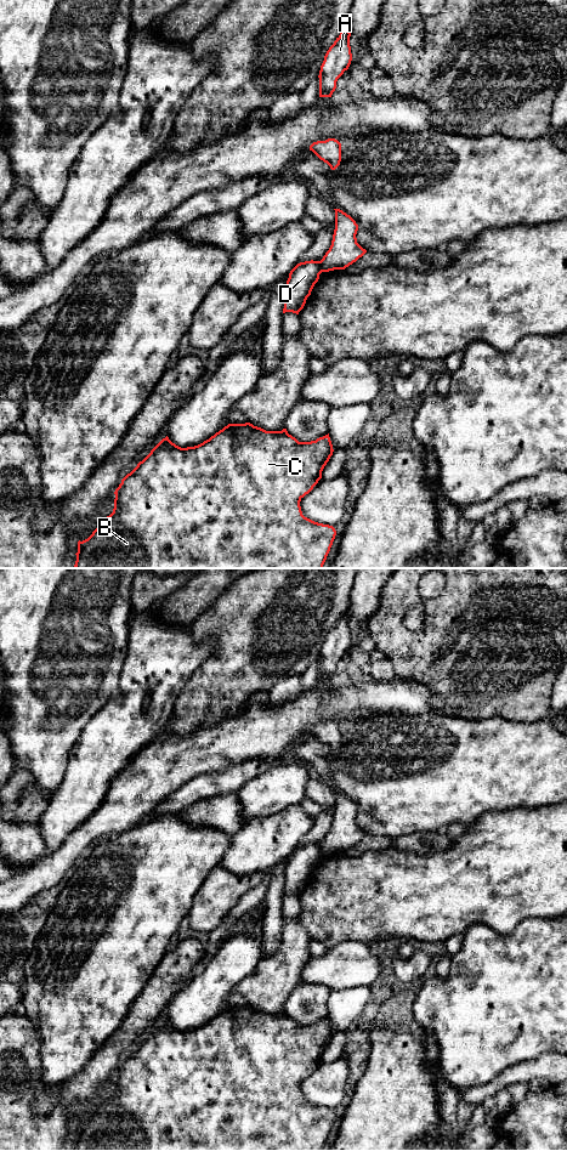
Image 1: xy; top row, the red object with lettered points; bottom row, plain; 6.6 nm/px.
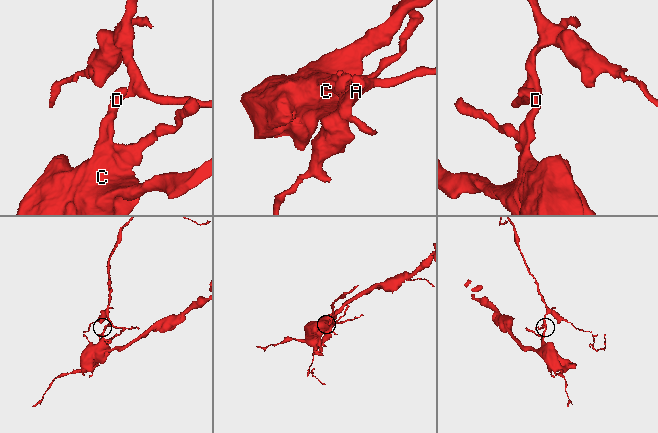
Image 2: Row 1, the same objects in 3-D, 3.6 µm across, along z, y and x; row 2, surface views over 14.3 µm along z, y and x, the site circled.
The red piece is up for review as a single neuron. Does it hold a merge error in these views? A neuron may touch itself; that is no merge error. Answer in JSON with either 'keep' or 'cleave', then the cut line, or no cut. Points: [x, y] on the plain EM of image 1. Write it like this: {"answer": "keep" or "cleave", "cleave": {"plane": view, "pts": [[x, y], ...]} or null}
{"answer": "cleave", "cleave": {"plane": "xy", "pts": [[318, 844], [322, 854]]}}

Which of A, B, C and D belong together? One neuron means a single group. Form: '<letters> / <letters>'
A / B C D

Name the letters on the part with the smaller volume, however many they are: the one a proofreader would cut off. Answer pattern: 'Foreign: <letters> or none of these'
Foreign: A

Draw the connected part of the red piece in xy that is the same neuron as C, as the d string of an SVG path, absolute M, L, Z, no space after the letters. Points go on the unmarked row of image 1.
M250 1005L228 1007L203 1026L181 1031L166 1019L127 1056L115 1072L114 1092L92 1117L78 1124L75 1151L323 1151L336 1113L333 1109L314 1105L302 1098L300 1084L322 1061L322 1054L333 1038L329 1016L311 1025L299 1025L282 1014L266 1014Z

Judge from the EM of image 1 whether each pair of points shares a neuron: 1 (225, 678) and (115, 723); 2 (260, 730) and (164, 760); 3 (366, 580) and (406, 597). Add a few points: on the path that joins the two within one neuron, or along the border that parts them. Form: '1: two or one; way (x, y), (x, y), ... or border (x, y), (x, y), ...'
1: two; border (193, 673), (182, 689), (168, 724)
2: one; way (236, 741), (188, 757)
3: two; border (387, 580), (381, 591), (379, 608), (373, 614)

